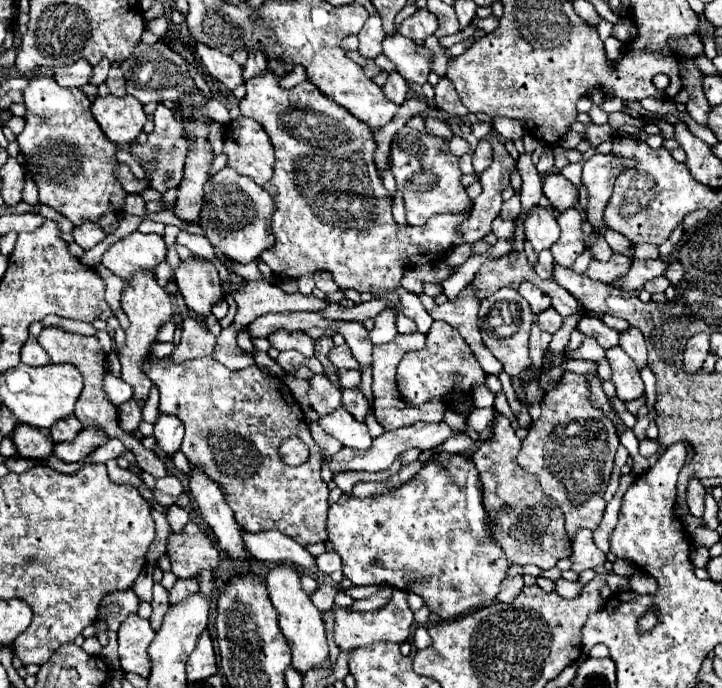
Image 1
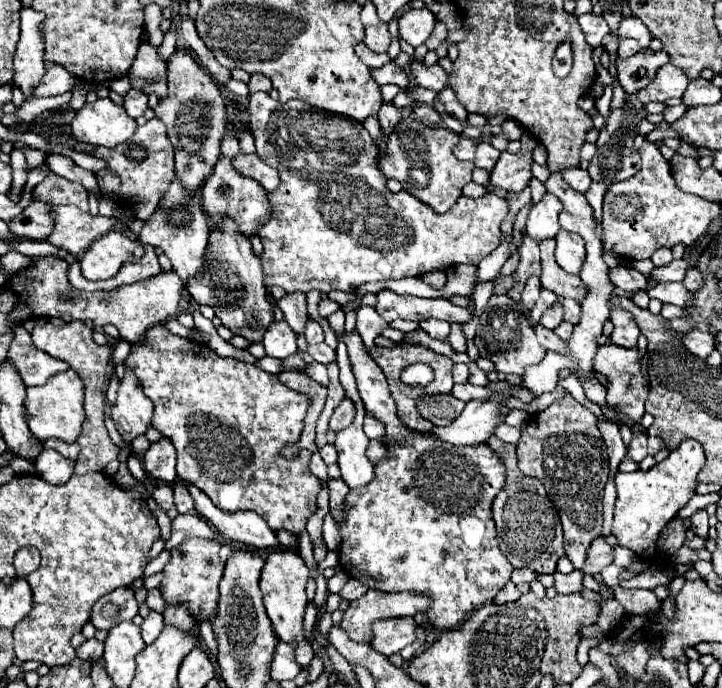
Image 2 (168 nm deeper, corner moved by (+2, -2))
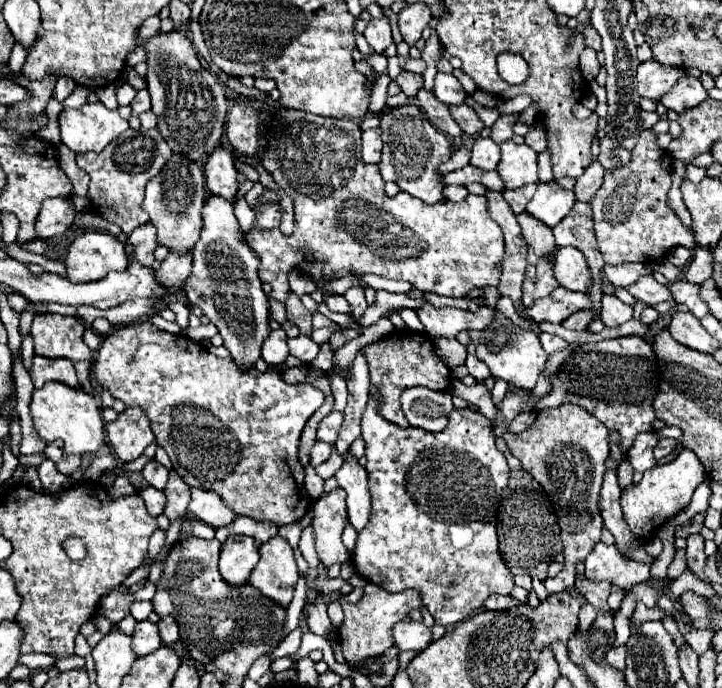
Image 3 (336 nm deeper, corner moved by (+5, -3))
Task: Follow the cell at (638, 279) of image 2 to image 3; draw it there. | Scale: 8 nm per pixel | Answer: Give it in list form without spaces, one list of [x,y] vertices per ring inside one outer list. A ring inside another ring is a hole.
[[[651,275],[647,277],[641,277],[637,283],[625,287],[635,299],[647,303],[647,305],[657,305],[661,301],[673,301],[673,295],[669,291],[667,285],[661,285],[657,283]]]

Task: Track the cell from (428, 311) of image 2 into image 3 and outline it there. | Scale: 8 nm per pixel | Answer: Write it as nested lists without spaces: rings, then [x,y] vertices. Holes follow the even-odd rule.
[[[431,303],[417,309],[417,315],[431,337],[447,337],[447,339],[457,339],[457,335],[467,329],[487,329],[495,319],[493,317],[495,311],[489,307],[481,307],[479,311],[471,313],[453,307],[437,309]]]

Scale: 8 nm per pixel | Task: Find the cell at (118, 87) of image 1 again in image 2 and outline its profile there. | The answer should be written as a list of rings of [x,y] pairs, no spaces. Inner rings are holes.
[[[130,90],[126,96],[124,96],[124,110],[132,116],[132,118],[138,118],[144,114],[144,110],[148,108],[148,96],[140,90]]]

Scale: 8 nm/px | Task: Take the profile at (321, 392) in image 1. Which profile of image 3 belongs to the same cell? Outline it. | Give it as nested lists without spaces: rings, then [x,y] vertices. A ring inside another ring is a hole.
[[[333,449],[331,457],[329,457],[325,463],[321,463],[319,467],[315,467],[315,471],[317,471],[317,475],[319,475],[319,477],[329,479],[329,477],[333,477],[333,475],[335,475],[335,471],[337,471],[339,467],[341,467],[341,457],[339,457],[339,453]]]

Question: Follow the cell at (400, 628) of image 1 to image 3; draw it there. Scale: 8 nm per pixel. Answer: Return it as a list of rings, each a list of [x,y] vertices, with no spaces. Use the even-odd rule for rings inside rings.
[[[403,619],[393,627],[393,637],[395,645],[399,651],[423,651],[431,641],[431,629],[425,627],[421,621],[411,621]]]

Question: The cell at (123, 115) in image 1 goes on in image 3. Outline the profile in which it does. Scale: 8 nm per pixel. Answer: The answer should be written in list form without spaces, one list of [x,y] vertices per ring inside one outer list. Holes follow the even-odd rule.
[[[85,103],[77,109],[59,113],[61,143],[75,153],[103,151],[107,143],[129,129],[127,119],[117,111],[109,111],[103,103]]]

